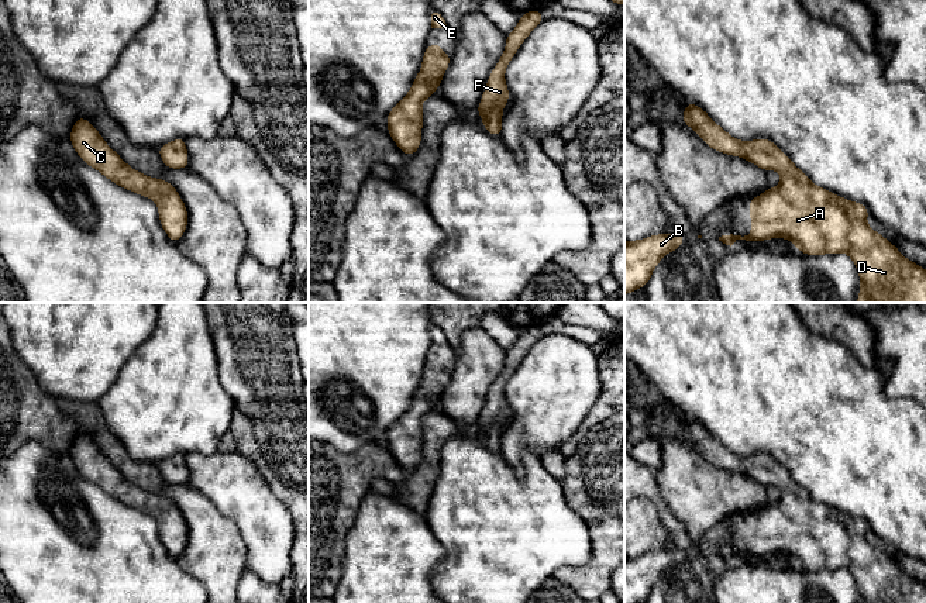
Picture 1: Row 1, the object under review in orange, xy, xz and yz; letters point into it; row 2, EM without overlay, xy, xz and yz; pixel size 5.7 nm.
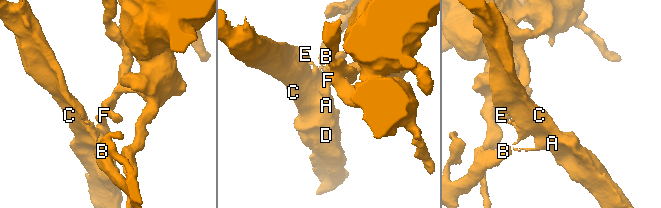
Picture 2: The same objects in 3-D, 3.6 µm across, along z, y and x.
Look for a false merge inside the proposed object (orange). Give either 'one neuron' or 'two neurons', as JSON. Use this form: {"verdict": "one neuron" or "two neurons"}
{"verdict": "one neuron"}

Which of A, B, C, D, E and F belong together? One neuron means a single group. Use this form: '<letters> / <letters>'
A B C D E F

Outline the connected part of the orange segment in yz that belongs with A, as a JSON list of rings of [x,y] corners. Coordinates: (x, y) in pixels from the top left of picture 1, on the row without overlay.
[[[693,418],[685,420],[682,438],[691,442],[712,465],[743,473],[765,487],[774,485],[781,489],[777,503],[767,503],[763,510],[753,513],[748,518],[751,549],[722,551],[719,557],[731,562],[737,555],[757,558],[786,554],[806,571],[847,569],[857,583],[861,603],[926,603],[926,585],[905,573],[884,551],[868,542],[870,526],[864,518],[854,518],[813,500],[810,493],[796,483],[771,455],[739,456]]]

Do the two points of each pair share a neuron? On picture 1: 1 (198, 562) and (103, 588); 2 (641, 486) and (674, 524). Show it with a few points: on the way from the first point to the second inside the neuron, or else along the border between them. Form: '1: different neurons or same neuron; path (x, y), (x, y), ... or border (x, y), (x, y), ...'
1: different neurons; border (175, 558), (205, 588)
2: same neuron; path (651, 493), (670, 514)

